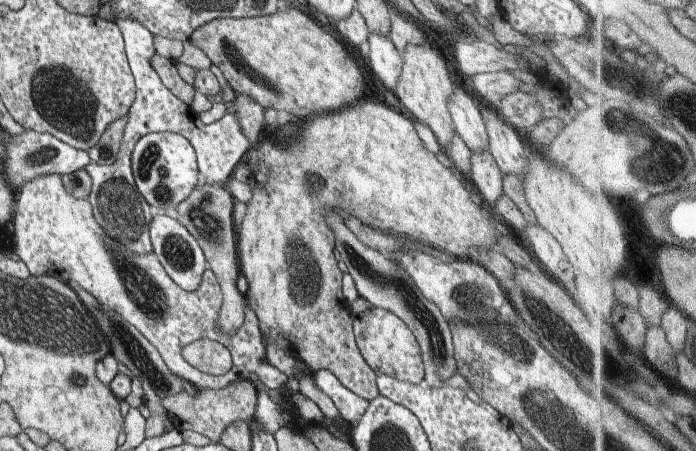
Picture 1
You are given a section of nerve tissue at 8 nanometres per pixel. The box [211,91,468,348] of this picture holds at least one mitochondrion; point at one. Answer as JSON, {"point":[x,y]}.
{"point":[304,276]}

